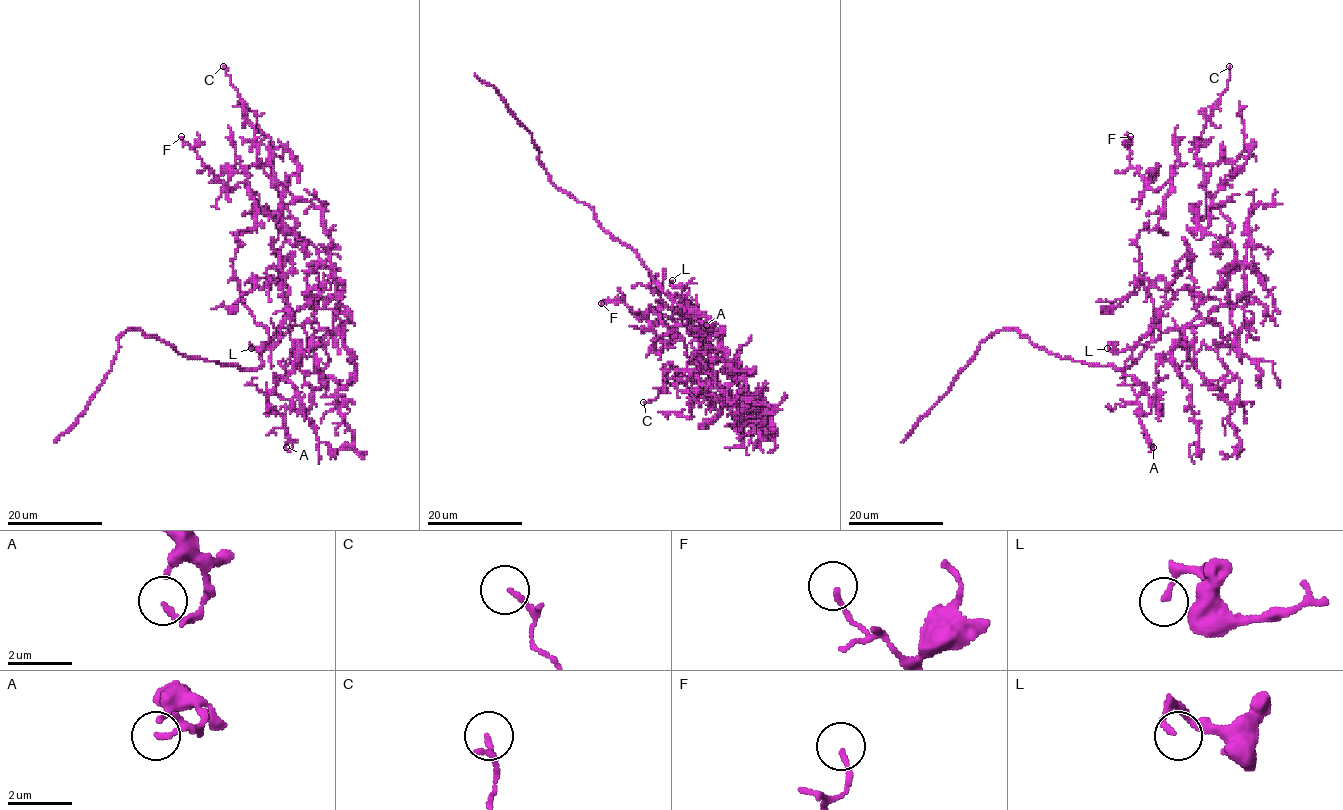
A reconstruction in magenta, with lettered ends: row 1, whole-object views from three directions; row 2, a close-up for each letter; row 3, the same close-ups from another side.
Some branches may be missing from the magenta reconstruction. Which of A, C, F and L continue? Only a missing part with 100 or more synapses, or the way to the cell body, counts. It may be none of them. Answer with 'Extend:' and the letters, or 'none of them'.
Extend: none of them

